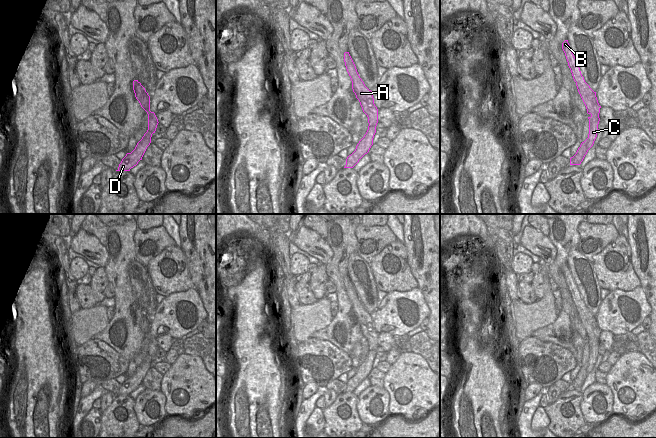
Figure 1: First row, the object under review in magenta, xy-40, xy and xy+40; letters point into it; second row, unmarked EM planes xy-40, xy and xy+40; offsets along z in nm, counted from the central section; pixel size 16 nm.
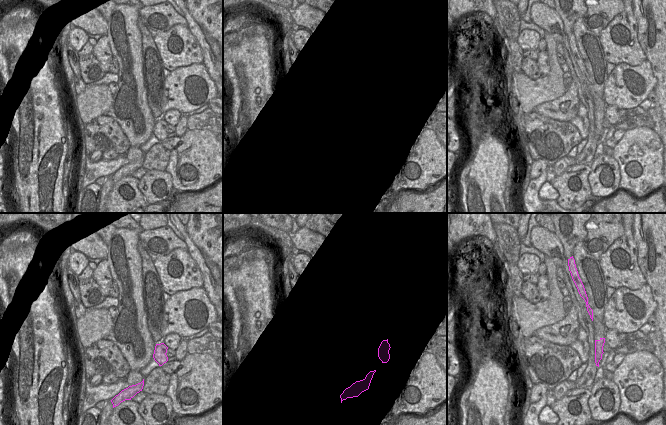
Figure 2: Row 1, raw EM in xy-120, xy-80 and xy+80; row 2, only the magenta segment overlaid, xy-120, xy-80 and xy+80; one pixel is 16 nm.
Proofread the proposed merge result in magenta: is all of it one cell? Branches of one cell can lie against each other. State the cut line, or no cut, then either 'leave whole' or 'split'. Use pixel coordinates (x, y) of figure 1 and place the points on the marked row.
cut xy+40 (589, 112), (594, 112), (597, 115), (598, 123); split

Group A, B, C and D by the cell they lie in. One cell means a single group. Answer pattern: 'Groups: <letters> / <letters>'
Groups: A B / C D

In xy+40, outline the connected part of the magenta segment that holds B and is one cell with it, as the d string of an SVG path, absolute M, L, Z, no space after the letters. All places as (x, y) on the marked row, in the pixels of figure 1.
M565 40L562 43L562 49L565 53L568 66L571 70L572 76L574 81L576 82L576 86L578 89L578 92L586 106L587 113L595 113L599 117L600 108L601 106L598 103L596 92L594 92L590 86L585 82L584 77L581 74L580 68L578 66L578 63L571 51L570 45L568 43L568 40Z

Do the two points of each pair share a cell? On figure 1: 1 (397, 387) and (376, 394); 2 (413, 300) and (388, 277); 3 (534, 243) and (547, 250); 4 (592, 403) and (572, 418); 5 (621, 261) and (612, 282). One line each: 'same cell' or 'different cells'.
1: different cells
2: different cells
3: same cell
4: different cells
5: same cell

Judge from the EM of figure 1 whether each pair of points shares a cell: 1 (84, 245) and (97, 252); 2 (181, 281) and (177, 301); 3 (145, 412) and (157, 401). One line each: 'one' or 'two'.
1: one
2: two
3: one

